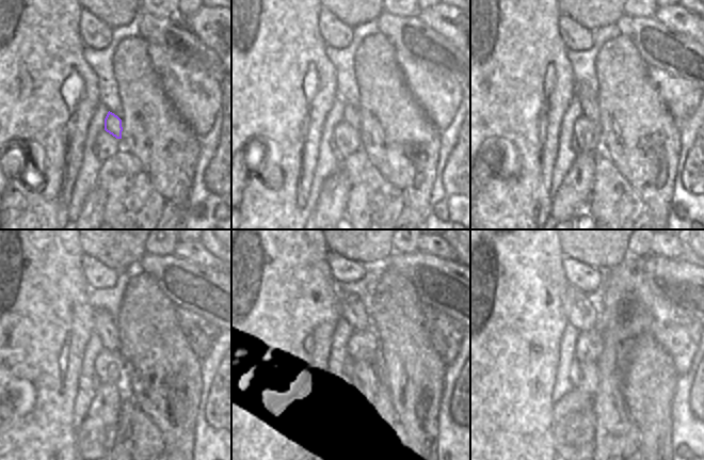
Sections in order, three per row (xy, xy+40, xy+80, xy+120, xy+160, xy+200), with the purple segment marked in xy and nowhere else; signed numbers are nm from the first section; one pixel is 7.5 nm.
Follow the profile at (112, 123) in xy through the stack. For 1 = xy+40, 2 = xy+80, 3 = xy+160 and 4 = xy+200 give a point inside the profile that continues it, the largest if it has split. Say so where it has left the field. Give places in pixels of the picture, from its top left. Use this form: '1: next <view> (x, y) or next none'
1: next xy+40 (351, 115)
2: next xy+80 (588, 98)
3: next xy+160 (351, 308)
4: next xy+200 (582, 312)

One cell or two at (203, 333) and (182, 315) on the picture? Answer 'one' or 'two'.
one

